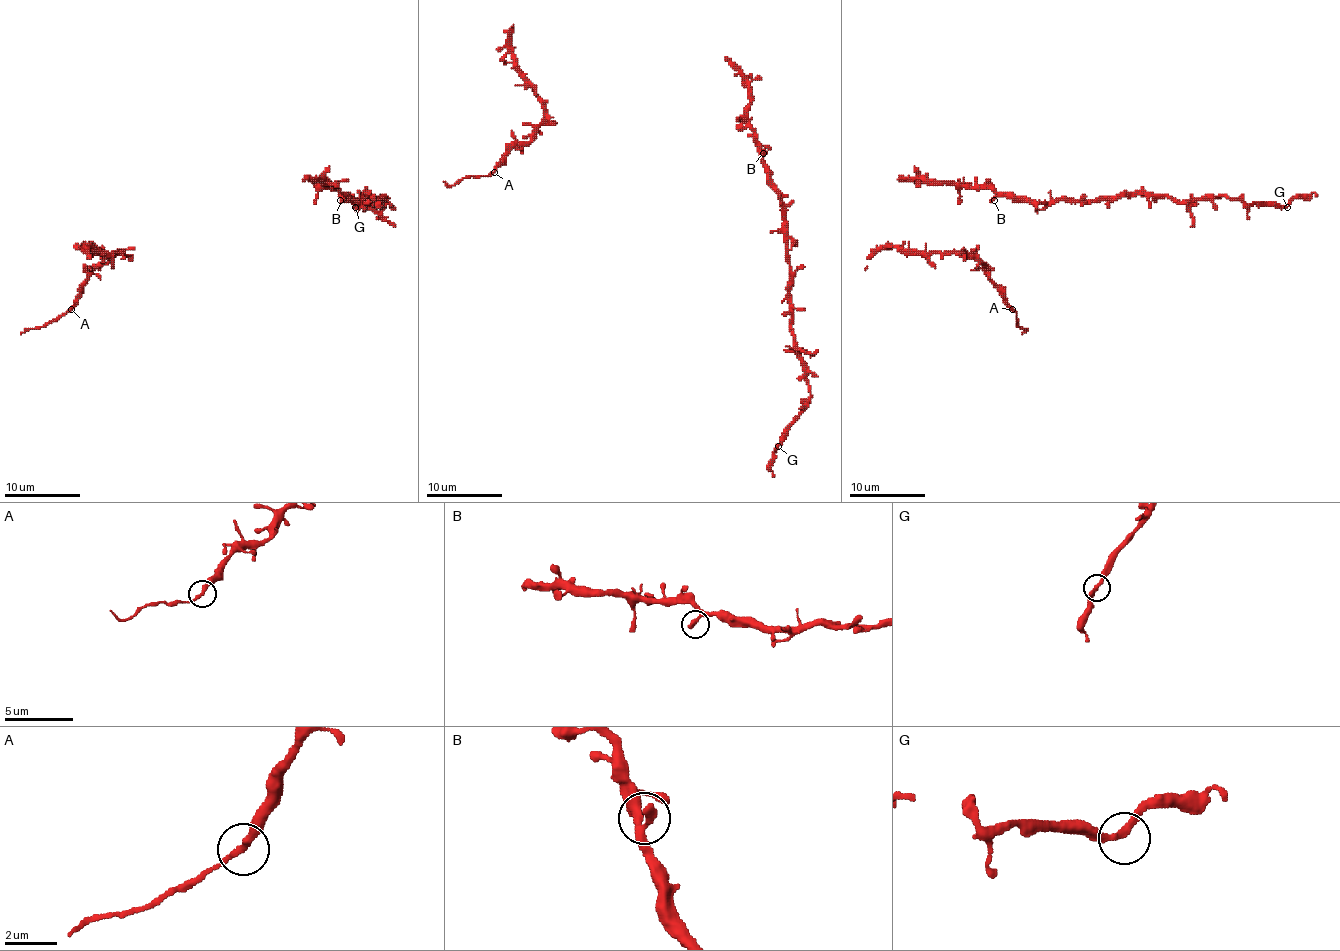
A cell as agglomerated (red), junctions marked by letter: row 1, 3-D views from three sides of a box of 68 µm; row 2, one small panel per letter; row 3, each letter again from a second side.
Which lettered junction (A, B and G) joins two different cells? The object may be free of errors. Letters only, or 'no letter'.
A

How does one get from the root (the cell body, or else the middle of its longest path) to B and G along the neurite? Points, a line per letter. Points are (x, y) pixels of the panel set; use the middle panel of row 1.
B: (753, 134), (753, 142), (763, 153)
G: (753, 134), (767, 181), (780, 198), (789, 265), (791, 331), (795, 354), (810, 390), (810, 403), (778, 446)

